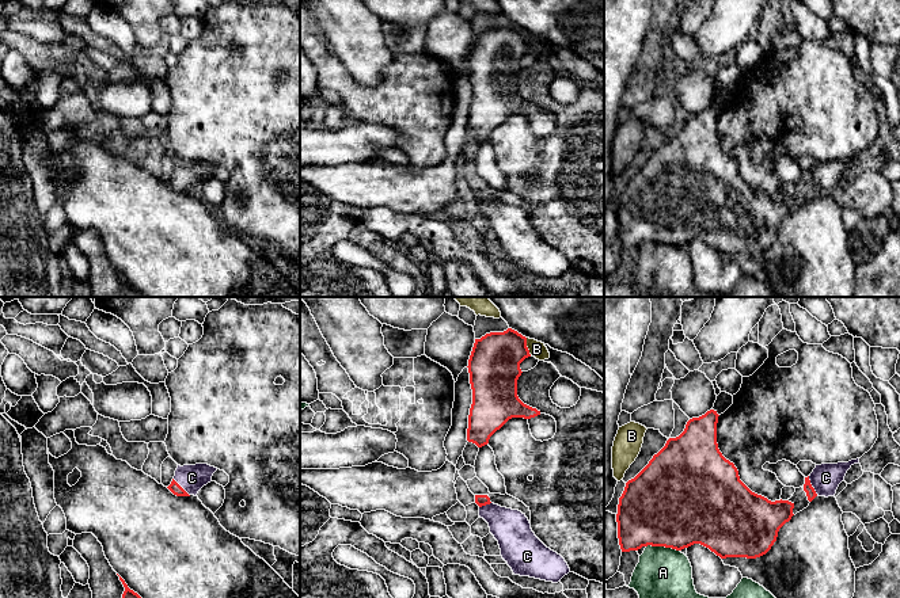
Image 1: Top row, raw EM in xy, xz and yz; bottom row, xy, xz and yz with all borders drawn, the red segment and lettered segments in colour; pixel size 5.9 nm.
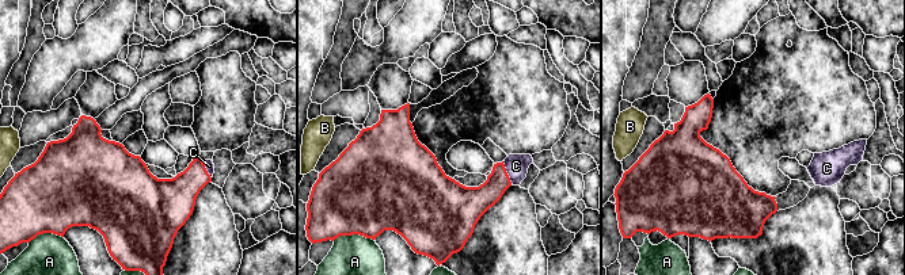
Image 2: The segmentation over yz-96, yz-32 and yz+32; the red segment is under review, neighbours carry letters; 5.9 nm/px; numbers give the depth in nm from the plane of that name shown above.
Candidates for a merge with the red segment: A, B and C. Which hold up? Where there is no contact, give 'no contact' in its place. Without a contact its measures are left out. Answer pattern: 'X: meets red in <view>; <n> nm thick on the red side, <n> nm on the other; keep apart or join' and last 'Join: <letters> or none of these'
A: meets red in yz; 500 nm thick on the red side, 300 nm on the other; keep apart
B: meets red in xz; 300 nm thick on the red side, 100 nm on the other; keep apart
C: meets red in yz; 60 nm thick on the red side, 170 nm on the other; join
Join: C

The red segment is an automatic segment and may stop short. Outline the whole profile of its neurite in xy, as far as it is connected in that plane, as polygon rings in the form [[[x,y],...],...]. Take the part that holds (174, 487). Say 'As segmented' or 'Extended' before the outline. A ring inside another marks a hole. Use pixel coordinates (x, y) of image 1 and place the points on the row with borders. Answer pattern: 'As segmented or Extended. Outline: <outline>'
Extended. Outline: [[[208,464],[178,465],[171,484],[167,487],[176,496],[197,496],[198,491],[212,481],[217,468]]]

